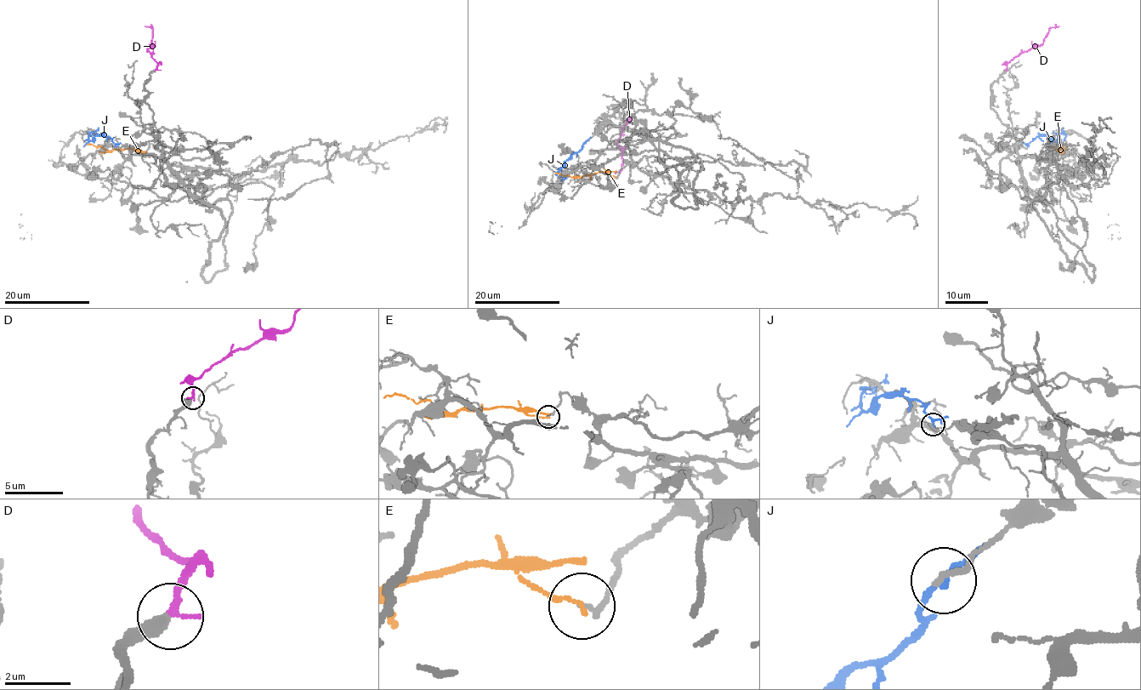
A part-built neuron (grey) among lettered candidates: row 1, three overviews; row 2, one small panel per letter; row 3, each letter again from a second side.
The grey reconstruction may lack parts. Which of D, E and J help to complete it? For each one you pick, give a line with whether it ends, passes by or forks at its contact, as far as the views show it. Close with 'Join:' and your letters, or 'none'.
D: it ends there
Join: D

